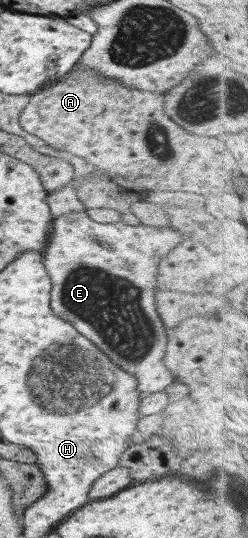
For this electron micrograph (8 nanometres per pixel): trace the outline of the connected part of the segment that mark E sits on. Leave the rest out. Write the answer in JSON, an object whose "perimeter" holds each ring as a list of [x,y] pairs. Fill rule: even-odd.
{"perimeter":[[[86,212],[61,216],[53,222],[49,242],[44,248],[43,264],[52,285],[51,310],[99,347],[111,361],[137,379],[137,389],[144,395],[163,391],[175,382],[164,362],[168,329],[165,328],[155,302],[159,262],[181,242],[181,234],[173,228],[129,226],[123,221],[98,224]]]}

